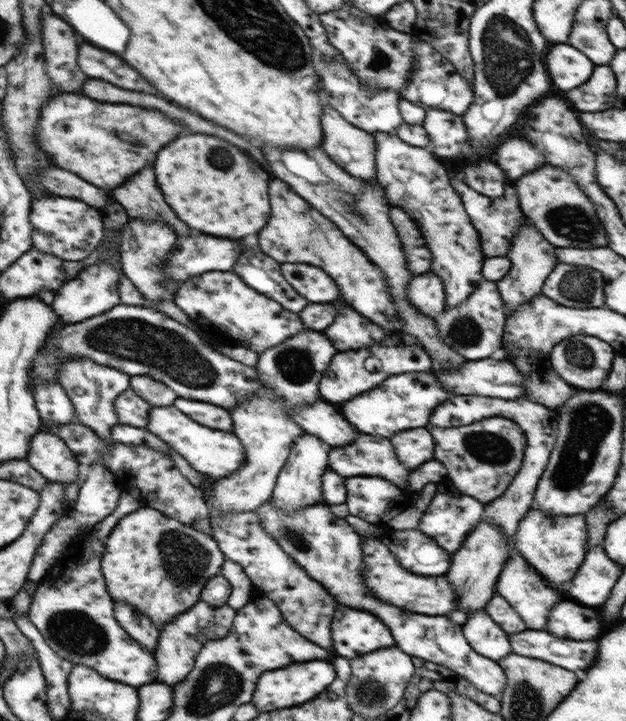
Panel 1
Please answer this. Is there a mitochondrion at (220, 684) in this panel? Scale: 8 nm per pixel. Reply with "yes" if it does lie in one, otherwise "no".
yes

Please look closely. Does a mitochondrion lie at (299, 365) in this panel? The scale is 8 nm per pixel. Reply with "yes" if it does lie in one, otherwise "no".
yes

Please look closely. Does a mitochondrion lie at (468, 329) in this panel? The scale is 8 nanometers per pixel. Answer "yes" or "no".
yes

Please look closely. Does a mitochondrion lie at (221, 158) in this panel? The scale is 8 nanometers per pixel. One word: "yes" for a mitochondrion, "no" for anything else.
yes

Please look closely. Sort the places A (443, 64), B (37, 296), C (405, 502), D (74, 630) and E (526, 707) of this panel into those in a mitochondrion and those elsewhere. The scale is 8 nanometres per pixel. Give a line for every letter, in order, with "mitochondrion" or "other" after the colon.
A: other
B: other
C: other
D: mitochondrion
E: mitochondrion

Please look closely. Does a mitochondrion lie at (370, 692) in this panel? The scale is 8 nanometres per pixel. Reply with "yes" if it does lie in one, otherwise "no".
yes

